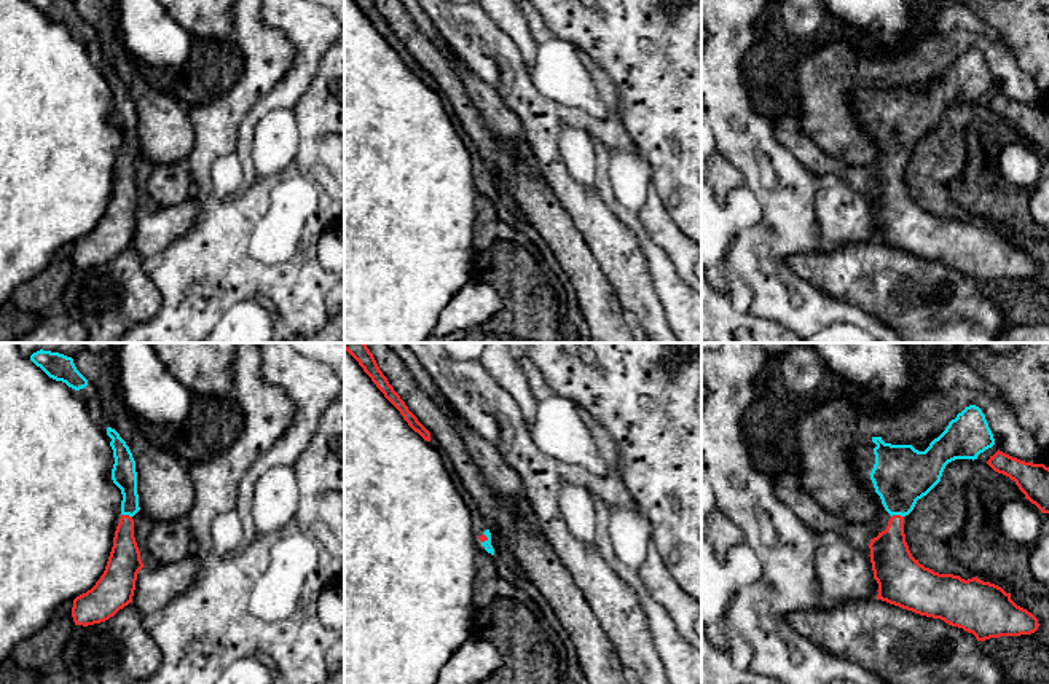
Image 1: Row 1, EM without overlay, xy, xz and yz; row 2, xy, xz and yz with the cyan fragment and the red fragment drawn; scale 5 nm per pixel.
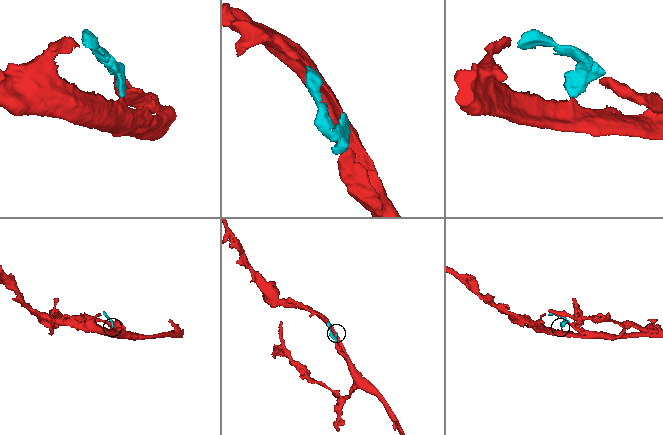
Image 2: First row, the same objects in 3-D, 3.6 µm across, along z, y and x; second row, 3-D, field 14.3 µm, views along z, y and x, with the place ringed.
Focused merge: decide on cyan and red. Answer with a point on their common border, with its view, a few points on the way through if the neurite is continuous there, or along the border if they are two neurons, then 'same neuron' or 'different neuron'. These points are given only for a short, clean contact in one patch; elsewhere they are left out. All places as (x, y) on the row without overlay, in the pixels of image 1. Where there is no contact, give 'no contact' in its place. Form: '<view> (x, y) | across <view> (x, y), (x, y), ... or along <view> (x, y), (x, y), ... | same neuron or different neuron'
yz (896, 157) | across yz (901, 118), (896, 157), (891, 204) | same neuron

